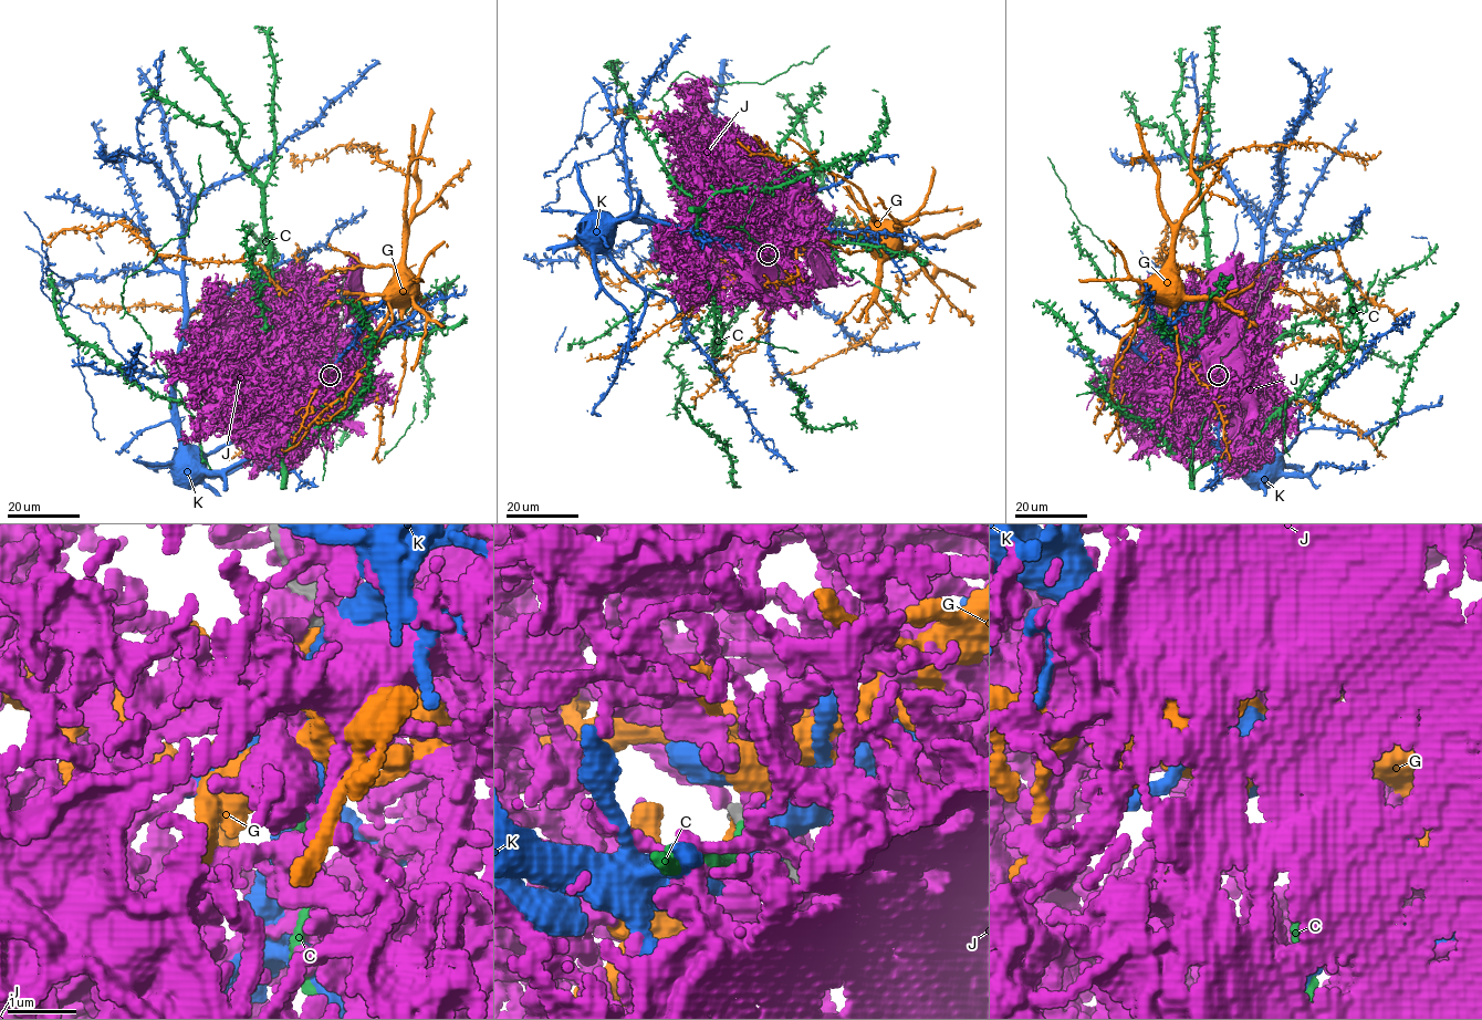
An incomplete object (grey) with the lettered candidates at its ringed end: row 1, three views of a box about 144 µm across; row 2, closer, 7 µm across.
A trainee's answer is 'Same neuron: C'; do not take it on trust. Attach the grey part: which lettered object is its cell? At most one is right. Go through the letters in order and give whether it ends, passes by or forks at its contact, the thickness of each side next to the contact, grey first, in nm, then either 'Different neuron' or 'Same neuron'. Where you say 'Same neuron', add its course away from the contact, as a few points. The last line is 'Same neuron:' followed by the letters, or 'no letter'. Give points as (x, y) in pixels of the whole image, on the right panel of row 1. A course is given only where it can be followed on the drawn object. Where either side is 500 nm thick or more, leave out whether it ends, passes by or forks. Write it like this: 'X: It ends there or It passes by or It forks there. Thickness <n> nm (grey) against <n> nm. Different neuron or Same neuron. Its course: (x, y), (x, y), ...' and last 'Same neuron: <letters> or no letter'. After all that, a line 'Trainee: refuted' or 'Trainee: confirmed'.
C: It ends there. Thickness 200 nm (grey) against 180 nm. Same neuron
G: It forks there. Thickness 260 nm (grey) against 400 nm. Different neuron
J: It ends there. Thickness 220 nm (grey) against 220 nm. Different neuron
K: It forks there. Thickness 220 nm (grey) against 400 nm. Different neuron
Same neuron: C
Trainee: confirmed

